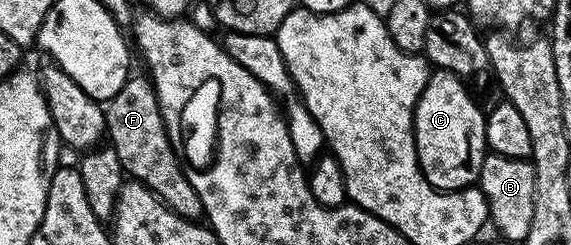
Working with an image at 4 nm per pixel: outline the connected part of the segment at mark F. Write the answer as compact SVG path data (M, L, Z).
M144 74L130 75L122 90L110 98L103 109L107 143L118 154L118 162L122 162L125 173L133 181L145 184L166 207L174 210L174 214L199 221L204 216L202 198L198 198L198 190L190 186L172 147L151 79Z

